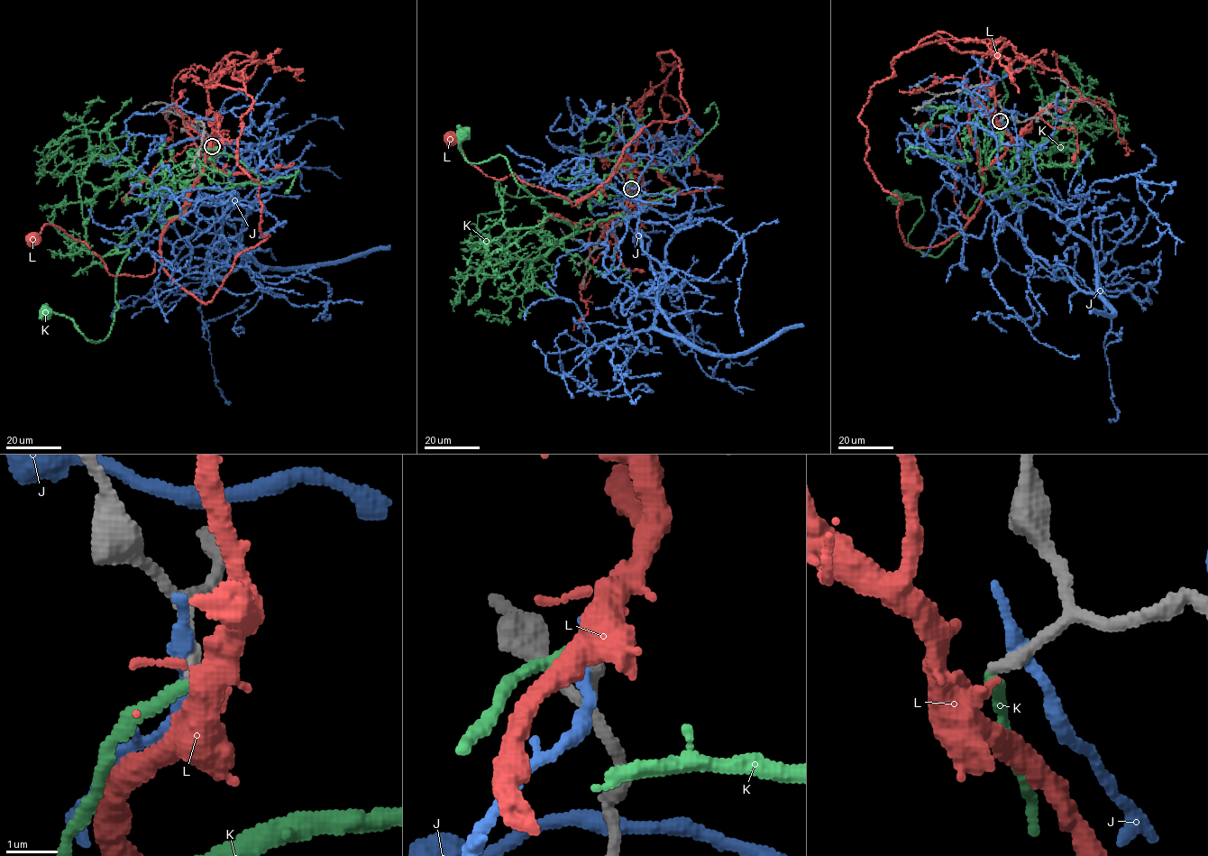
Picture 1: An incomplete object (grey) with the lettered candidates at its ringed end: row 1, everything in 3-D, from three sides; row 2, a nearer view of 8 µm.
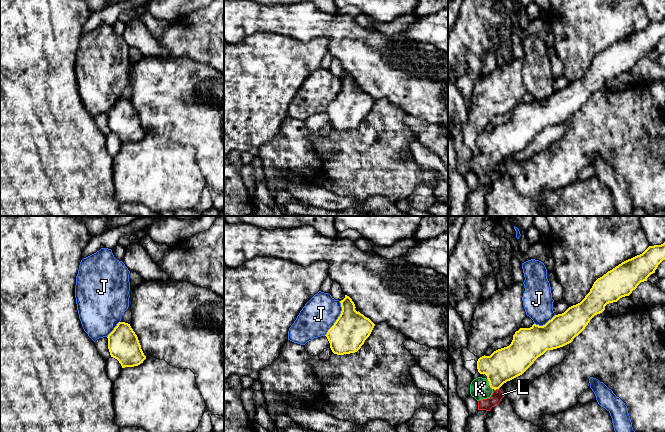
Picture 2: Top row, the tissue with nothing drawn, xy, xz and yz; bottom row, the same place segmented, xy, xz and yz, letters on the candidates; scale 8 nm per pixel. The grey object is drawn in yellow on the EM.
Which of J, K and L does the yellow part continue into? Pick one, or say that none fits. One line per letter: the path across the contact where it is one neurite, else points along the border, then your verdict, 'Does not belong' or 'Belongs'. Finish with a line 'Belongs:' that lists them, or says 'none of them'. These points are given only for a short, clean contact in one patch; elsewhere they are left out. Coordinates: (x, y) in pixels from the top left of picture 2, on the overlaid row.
J: Boundary: xz (340, 301), (341, 313), (324, 335). Does not belong
K: Path across: yz (505, 364), (489, 384), (480, 389). Belongs
L: Boundary: yz (498, 388), (494, 390). Does not belong
Belongs: K

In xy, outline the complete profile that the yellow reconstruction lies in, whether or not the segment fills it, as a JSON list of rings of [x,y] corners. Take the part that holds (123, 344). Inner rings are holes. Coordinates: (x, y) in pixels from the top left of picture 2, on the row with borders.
[[[119,322],[107,338],[110,355],[119,361],[122,368],[138,366],[146,359],[130,324]]]

